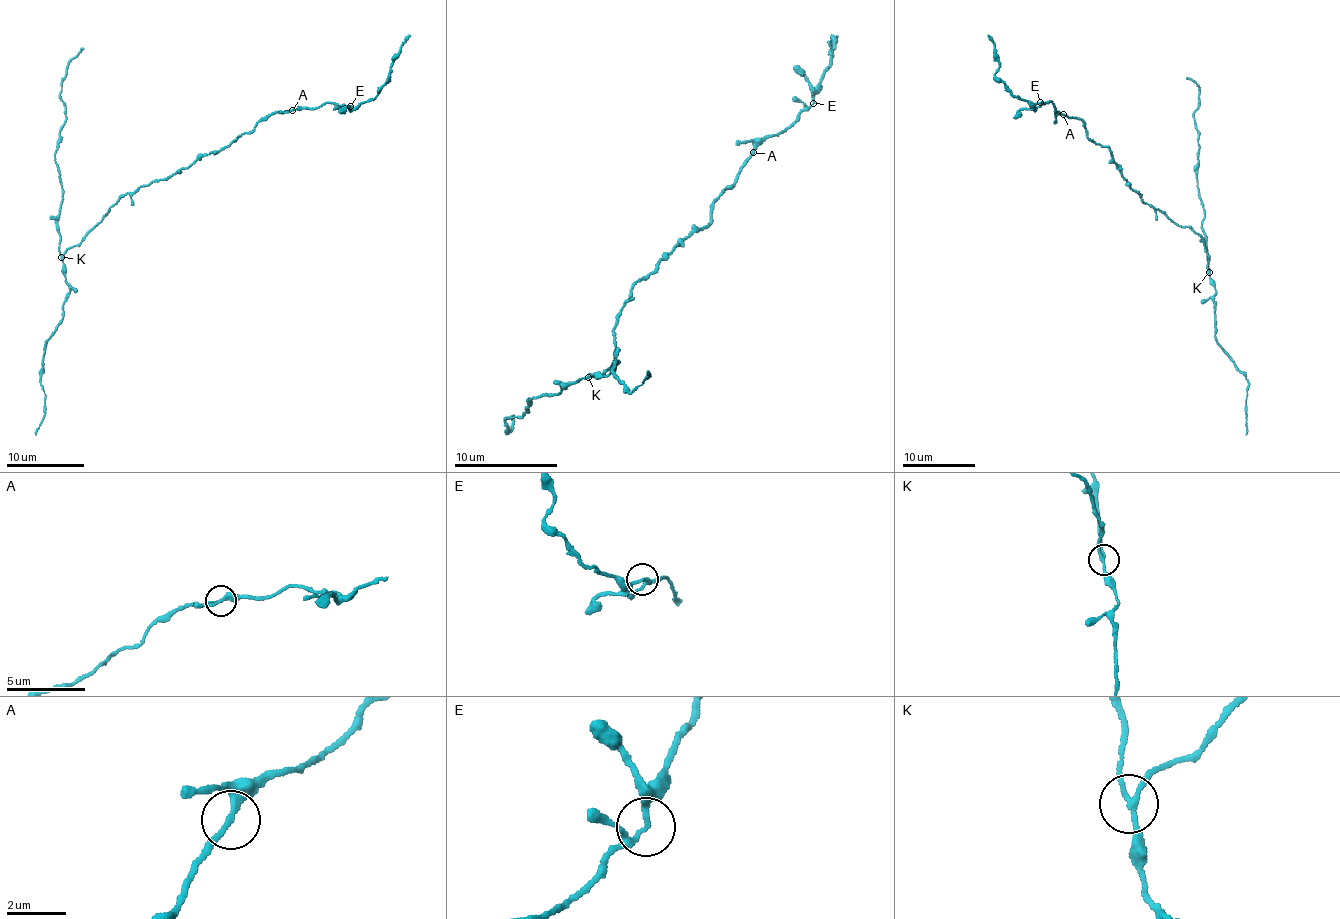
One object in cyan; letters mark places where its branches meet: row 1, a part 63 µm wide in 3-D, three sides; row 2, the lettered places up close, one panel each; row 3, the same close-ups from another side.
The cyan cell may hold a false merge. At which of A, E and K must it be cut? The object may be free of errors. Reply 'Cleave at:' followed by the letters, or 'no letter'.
Cleave at: no letter

